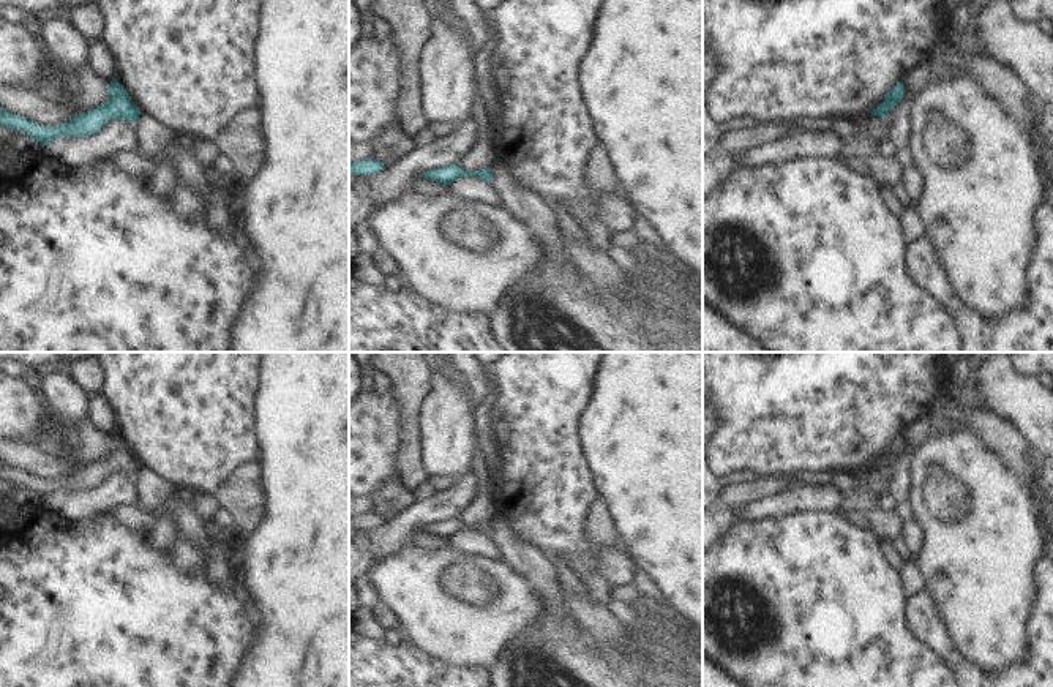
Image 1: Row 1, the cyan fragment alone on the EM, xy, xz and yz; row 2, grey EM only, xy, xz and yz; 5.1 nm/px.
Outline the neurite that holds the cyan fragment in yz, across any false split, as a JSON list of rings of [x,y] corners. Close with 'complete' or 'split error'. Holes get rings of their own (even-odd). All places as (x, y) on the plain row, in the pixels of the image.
[[[898,436],[884,452],[884,455],[871,466],[884,472],[905,452],[905,437]]] | complete

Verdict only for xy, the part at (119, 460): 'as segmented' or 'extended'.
as segmented

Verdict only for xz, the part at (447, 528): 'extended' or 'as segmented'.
as segmented

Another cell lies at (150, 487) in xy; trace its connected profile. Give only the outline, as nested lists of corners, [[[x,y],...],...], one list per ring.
[[[141,467],[134,477],[137,507],[142,510],[156,510],[175,493],[174,485],[147,467]]]

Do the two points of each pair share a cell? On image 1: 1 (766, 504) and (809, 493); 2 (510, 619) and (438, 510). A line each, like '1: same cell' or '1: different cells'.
1: same cell
2: different cells

